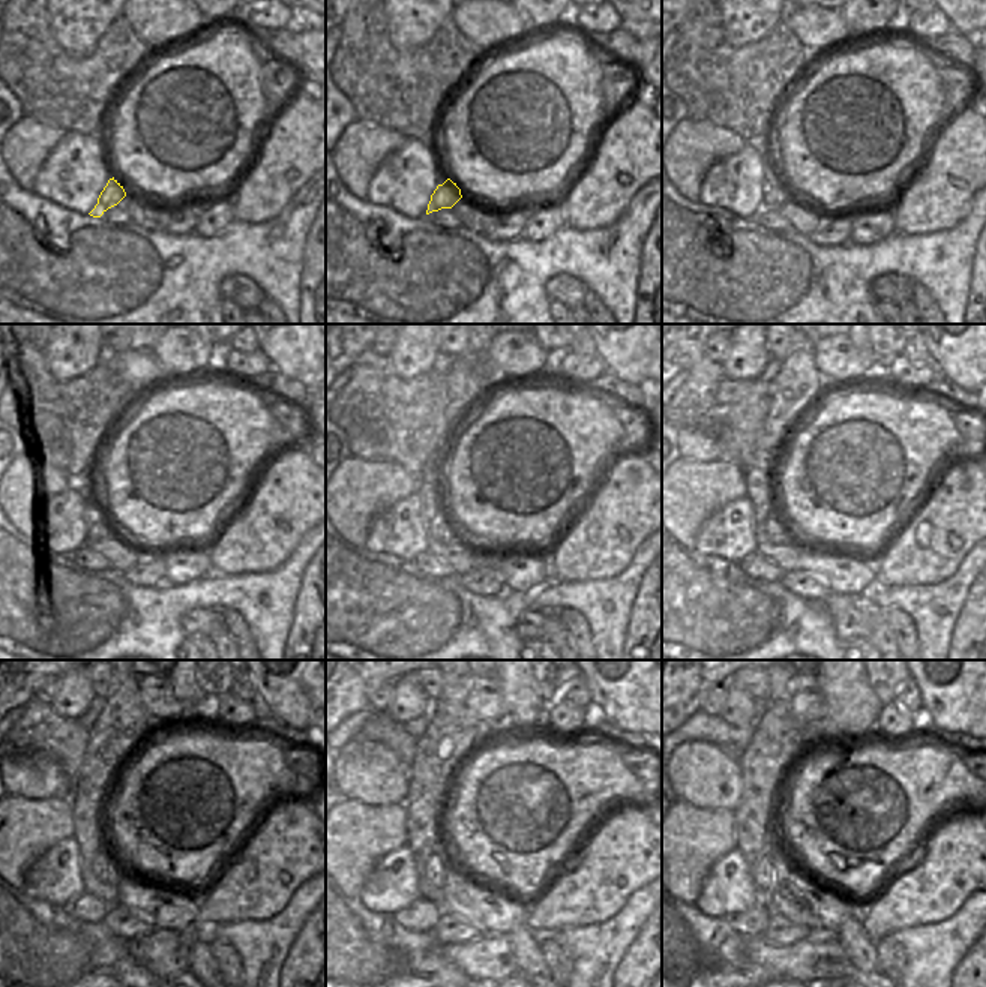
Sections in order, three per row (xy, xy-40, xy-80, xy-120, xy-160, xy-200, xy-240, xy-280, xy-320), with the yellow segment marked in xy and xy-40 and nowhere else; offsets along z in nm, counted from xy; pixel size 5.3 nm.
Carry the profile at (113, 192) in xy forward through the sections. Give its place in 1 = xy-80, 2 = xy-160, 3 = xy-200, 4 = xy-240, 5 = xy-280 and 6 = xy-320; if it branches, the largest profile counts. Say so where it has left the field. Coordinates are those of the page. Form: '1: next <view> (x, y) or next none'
1: next xy-80 (778, 194)
2: next xy-160 (440, 530)
3: next xy-200 (778, 531)
4: next xy-240 (102, 866)
5: next xy-280 (437, 866)
6: next xy-320 (763, 870)

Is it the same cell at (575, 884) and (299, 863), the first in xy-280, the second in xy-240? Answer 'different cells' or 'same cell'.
same cell

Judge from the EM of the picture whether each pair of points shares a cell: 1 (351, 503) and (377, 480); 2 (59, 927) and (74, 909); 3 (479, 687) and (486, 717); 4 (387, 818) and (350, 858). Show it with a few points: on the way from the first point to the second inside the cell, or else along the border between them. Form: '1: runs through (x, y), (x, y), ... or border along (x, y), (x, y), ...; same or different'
1: runs through (357, 497), (371, 486); same
2: border along (66, 908), (72, 915), (84, 921), (102, 923); different
3: runs through (483, 695), (486, 710); same
4: runs through (377, 828), (357, 848); same

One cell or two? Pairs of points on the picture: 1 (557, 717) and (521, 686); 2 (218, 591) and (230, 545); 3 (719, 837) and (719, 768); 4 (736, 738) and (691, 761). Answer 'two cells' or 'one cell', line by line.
1: two cells
2: two cells
3: two cells
4: two cells

